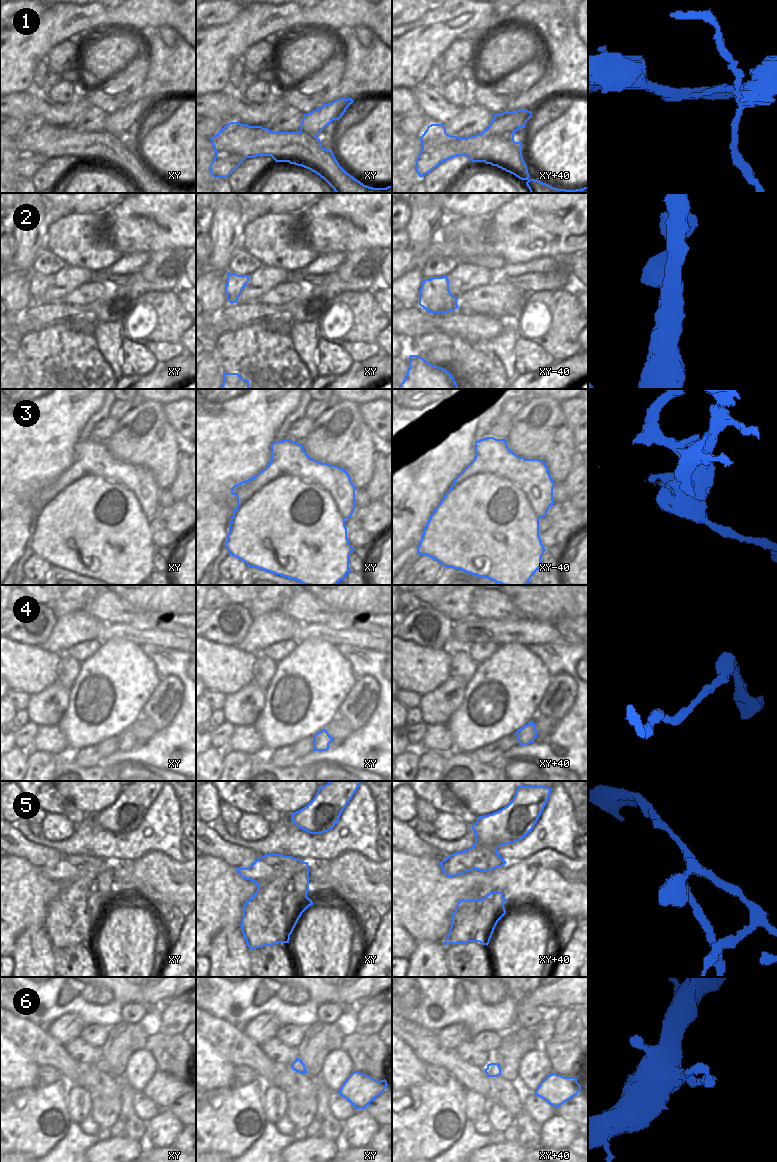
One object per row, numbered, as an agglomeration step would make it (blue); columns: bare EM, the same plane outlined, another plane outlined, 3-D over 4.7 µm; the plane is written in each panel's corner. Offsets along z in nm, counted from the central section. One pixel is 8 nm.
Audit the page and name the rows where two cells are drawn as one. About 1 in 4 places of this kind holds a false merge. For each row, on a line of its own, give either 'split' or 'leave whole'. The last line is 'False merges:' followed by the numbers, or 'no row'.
1: split
2: leave whole
3: split
4: leave whole
5: split
6: leave whole
False merges: 1, 3, 5

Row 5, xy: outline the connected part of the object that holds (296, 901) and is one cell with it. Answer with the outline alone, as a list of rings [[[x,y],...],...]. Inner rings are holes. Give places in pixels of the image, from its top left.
[[[309,865],[302,871],[298,872],[291,879],[287,893],[285,895],[285,919],[287,925],[285,931],[291,935],[302,913],[313,902],[307,897],[309,891]]]

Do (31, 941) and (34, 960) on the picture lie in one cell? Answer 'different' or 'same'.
same

